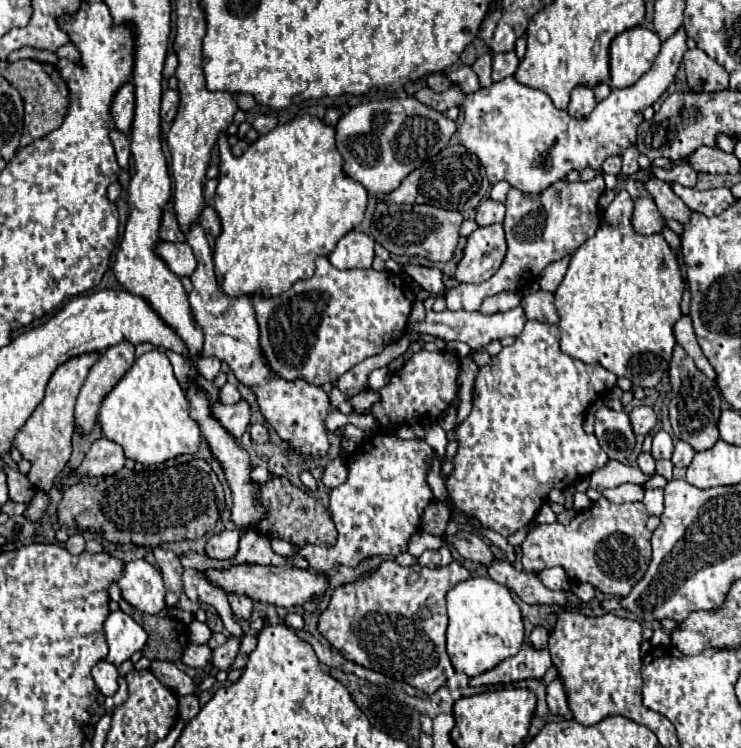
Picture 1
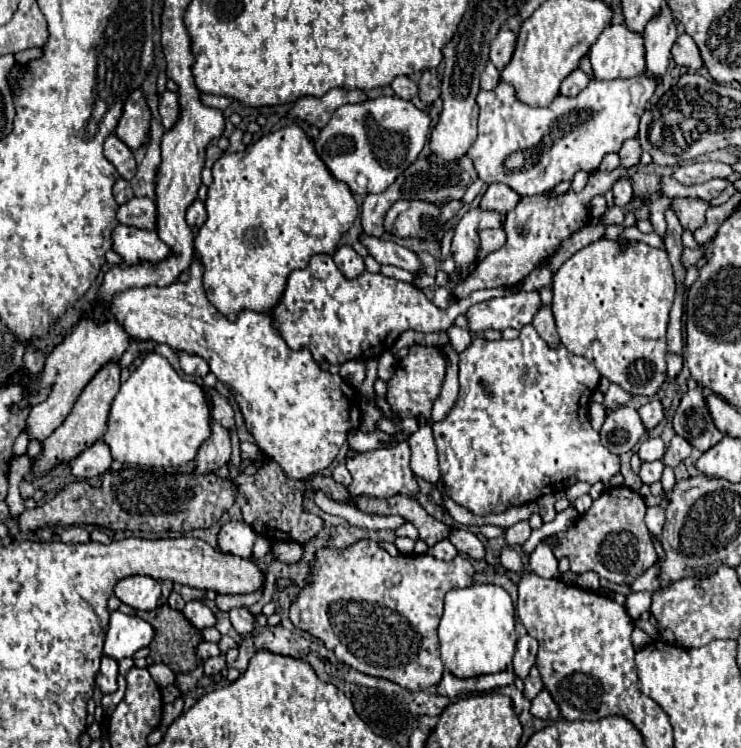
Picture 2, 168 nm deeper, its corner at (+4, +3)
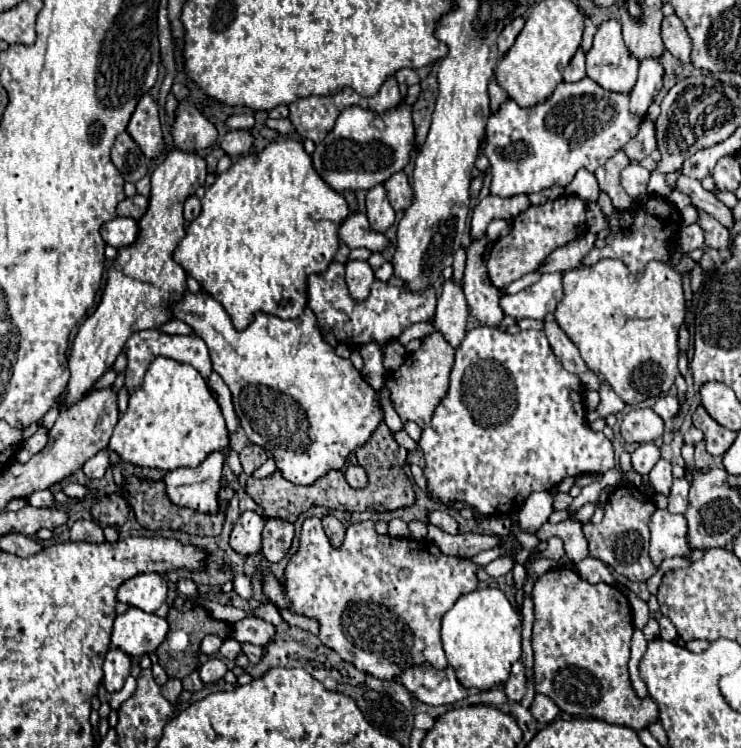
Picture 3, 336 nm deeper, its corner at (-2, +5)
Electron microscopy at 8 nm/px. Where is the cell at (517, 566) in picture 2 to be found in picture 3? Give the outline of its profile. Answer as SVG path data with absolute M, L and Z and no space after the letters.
M552 569L534 583L534 679L536 691L548 695L564 713L596 717L606 723L626 725L634 731L648 729L654 721L660 721L660 709L652 697L638 697L628 673L630 639L634 633L630 601L616 587L606 583L588 583L572 569Z

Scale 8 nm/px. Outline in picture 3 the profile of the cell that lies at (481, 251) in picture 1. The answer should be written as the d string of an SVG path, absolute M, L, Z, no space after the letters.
M502 219L492 221L492 223L488 225L488 231L486 231L486 235L488 235L492 241L496 241L496 239L508 235L508 233L510 233L510 225L508 225L506 221L502 221Z

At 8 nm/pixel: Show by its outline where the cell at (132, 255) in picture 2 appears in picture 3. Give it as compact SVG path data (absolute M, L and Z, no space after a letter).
M116 217L108 223L104 223L100 233L102 233L102 237L108 245L120 249L120 247L130 247L136 241L136 237L140 233L140 227L138 227L138 221Z

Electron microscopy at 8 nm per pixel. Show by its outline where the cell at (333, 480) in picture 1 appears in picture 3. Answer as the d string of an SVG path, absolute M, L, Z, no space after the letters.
M348 465L346 471L344 471L344 477L346 477L348 485L354 487L354 489L360 489L360 487L364 487L368 483L366 471L360 465Z

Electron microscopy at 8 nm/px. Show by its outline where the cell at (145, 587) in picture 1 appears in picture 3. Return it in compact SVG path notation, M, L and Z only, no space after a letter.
M142 573L124 581L118 589L118 601L154 613L166 601L166 581L158 573Z

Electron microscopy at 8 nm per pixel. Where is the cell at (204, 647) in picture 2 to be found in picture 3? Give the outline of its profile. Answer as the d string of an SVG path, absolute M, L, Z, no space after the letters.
M224 639L222 647L220 647L220 653L226 659L236 659L236 655L240 653L240 643L234 641L234 639Z

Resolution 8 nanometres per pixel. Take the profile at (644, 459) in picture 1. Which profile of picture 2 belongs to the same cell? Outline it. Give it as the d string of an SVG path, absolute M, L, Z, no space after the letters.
M650 461L650 463L642 463L642 469L640 469L640 479L642 483L654 483L654 481L660 481L662 477L662 471L664 471L664 463L662 461Z

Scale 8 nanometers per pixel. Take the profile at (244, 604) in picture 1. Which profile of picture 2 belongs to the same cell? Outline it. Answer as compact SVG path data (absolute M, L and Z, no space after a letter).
M246 607L232 609L232 611L230 611L230 621L232 621L234 631L236 631L238 635L242 635L242 637L250 635L252 629L254 629L254 623L256 623L256 621L254 621L254 615L252 615Z

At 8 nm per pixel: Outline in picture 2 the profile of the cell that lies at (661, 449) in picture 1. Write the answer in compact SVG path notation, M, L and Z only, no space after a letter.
M650 437L650 439L646 439L646 441L640 445L640 449L638 449L638 457L640 457L642 463L644 463L644 461L662 459L662 455L664 455L664 443L662 443L660 437Z

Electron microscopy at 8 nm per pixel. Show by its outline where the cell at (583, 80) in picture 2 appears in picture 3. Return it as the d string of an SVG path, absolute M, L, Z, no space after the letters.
M578 49L578 53L572 57L568 69L564 71L564 81L566 83L576 83L580 79L586 77L586 65L584 65L584 53L582 49Z

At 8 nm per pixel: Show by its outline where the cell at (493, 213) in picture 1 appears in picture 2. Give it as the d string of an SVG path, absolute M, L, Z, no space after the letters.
M472 209L468 211L454 233L452 239L452 253L454 253L454 261L456 261L456 273L460 273L460 277L466 277L464 271L468 267L474 267L478 263L478 257L482 253L480 247L480 233L484 229L490 227L502 227L504 217L496 211L482 211L482 209Z

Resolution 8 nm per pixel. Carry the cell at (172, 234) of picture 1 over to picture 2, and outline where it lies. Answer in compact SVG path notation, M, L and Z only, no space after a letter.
M134 197L128 203L120 205L118 221L122 225L152 231L156 227L156 203L154 203L154 199Z

